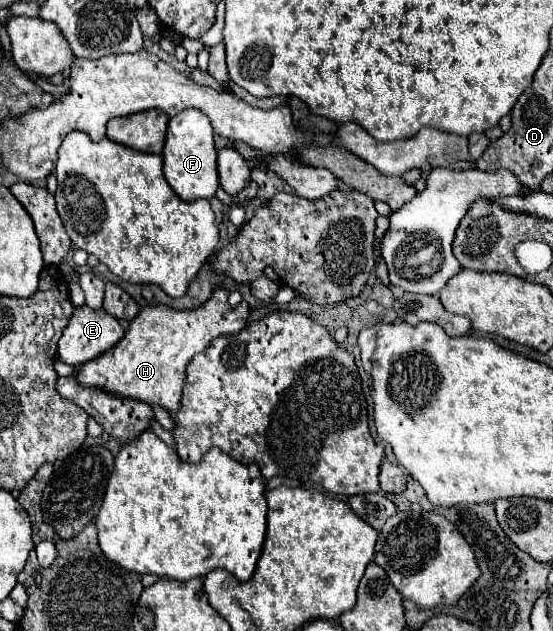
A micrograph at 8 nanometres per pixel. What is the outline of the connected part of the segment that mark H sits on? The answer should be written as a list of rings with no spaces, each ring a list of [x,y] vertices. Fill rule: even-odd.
[[[215,286],[211,298],[199,308],[173,310],[165,304],[147,304],[129,324],[129,330],[111,350],[99,354],[81,366],[77,380],[85,386],[99,386],[107,392],[159,404],[171,412],[179,410],[181,390],[185,386],[185,370],[191,358],[203,352],[209,342],[223,334],[235,334],[247,326],[251,308],[243,300],[231,308],[227,302],[229,292]]]

